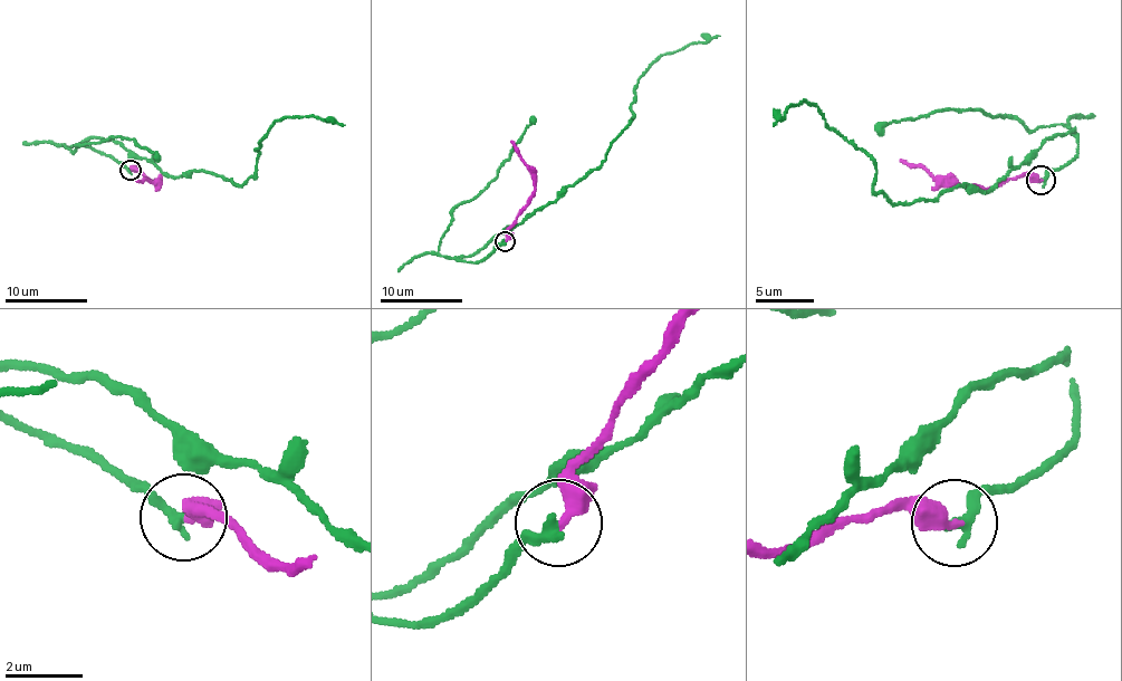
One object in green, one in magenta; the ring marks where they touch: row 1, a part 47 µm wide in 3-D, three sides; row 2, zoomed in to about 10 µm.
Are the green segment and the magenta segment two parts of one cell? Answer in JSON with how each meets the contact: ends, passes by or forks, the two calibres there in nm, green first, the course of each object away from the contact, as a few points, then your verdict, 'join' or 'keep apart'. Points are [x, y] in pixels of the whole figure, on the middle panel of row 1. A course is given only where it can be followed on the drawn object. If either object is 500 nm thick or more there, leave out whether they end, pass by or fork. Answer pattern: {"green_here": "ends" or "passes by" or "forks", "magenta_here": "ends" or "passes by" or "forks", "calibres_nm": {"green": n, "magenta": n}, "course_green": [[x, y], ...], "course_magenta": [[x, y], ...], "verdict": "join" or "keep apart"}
{"green_here": "ends", "magenta_here": "ends", "calibres_nm": {"green": 300, "magenta": 380}, "course_green": [[504, 241], [479, 260], [459, 260], [553, 203], [606, 157], [632, 118], [634, 87], [652, 63], [720, 36]], "course_magenta": [[504, 241], [508, 229], [535, 189], [535, 173], [510, 141]], "verdict": "keep apart"}

